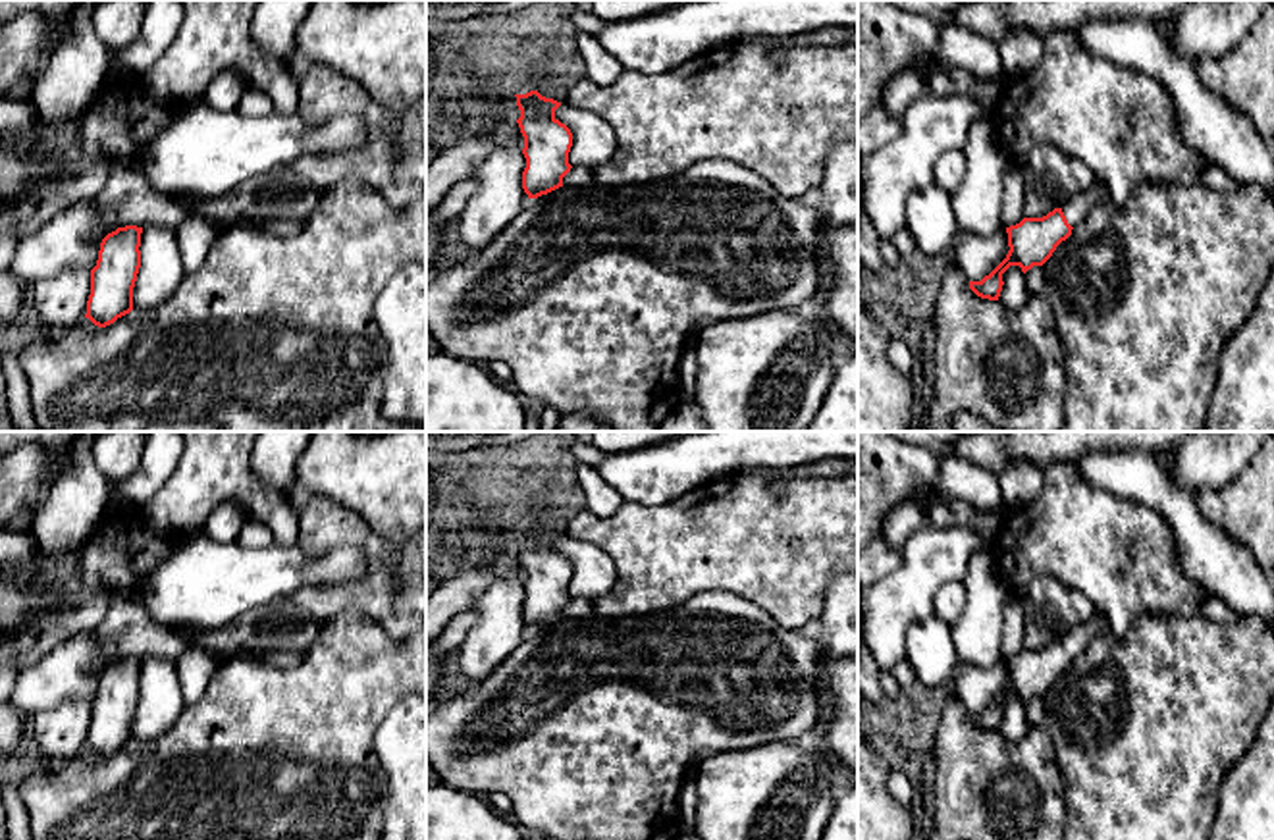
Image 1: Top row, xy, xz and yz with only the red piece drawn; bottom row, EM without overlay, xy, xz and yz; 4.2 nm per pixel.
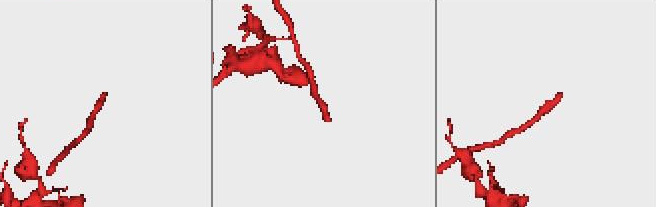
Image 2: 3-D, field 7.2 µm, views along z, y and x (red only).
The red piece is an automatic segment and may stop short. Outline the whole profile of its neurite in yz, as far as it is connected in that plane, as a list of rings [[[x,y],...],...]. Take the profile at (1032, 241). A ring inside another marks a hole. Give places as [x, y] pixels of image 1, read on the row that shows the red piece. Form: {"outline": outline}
{"outline": [[[1097,179],[1093,187],[1066,198],[1047,216],[1023,218],[1006,227],[1010,247],[1006,258],[981,281],[969,281],[969,289],[981,299],[998,301],[1004,285],[1002,274],[1010,266],[1020,266],[1023,274],[1033,266],[1043,266],[1102,198],[1106,198],[1106,187]]]}

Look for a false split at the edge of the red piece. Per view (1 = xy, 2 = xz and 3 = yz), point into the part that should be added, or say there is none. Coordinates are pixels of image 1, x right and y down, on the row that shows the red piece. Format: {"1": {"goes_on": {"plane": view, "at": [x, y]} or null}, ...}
{"1": {"goes_on": null}, "2": {"goes_on": null}, "3": {"goes_on": {"plane": "yz", "at": [1078, 207]}}}

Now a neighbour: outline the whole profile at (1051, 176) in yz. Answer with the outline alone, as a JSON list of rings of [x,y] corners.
[[[1052,143],[1037,144],[1020,164],[1023,177],[1023,216],[1043,218],[1075,193],[1097,183],[1095,171]]]

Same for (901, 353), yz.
[[[892,337],[887,349],[887,354],[896,370],[900,370],[908,378],[912,376],[914,351],[908,343]]]

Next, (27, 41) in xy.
[[[77,8],[64,21],[29,12],[0,25],[0,96],[6,96],[19,81],[29,79],[35,83],[44,73],[54,50],[69,40],[75,17]]]

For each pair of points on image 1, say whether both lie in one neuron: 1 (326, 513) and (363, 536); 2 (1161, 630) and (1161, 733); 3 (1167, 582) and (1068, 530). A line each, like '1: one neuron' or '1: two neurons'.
1: one neuron
2: one neuron
3: one neuron

